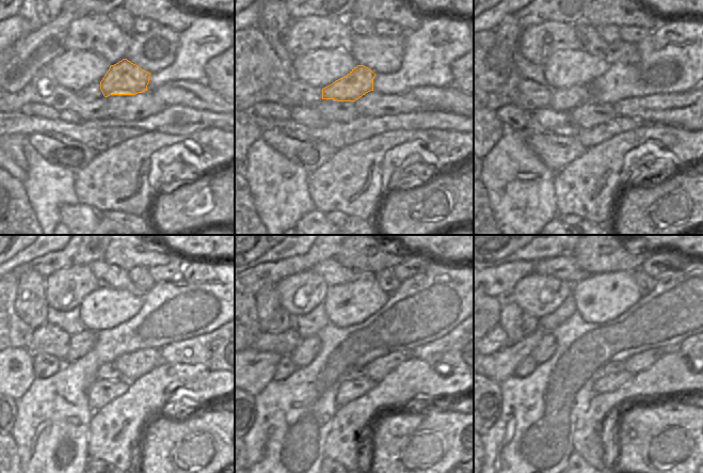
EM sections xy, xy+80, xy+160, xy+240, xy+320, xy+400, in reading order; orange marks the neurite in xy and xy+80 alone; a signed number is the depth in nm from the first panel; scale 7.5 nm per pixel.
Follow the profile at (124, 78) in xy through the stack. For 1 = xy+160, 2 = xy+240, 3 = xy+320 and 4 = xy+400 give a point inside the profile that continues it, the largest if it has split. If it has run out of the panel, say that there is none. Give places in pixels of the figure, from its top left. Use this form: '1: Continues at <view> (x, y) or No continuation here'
1: Continues at xy+160 (573, 107)
2: Continues at xy+240 (80, 344)
3: Continues at xy+320 (308, 348)
4: Continues at xy+400 (544, 350).

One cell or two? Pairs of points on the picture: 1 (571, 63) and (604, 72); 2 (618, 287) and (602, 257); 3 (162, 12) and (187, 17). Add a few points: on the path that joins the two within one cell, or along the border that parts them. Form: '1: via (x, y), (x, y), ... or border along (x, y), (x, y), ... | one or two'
1: via (579, 72), (595, 72) | one
2: border along (633, 271), (603, 271), (590, 276) | two
3: via (169, 14), (174, 17), (180, 17) | one

